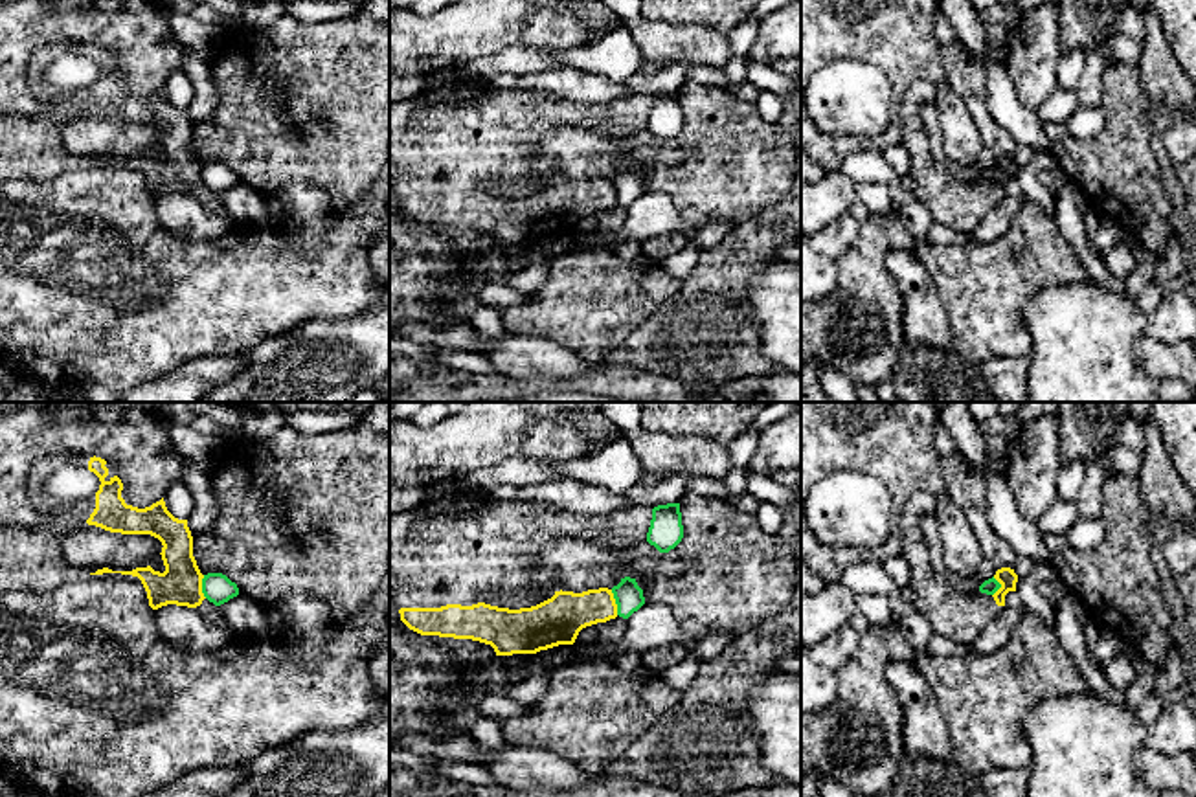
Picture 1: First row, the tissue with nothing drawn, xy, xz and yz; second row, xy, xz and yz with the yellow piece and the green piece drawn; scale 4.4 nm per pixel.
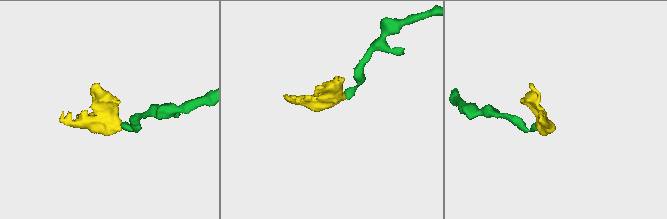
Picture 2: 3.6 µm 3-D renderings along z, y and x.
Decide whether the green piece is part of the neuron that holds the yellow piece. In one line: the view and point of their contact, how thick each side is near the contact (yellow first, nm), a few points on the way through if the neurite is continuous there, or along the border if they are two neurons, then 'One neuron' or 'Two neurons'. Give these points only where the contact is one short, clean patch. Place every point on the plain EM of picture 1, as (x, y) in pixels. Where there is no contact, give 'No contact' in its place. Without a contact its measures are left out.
Touches yellow at xz (614, 191). Thickness 200 nm (yellow) against 130 nm. Boundary: xz (610, 179), (618, 202). Two neurons

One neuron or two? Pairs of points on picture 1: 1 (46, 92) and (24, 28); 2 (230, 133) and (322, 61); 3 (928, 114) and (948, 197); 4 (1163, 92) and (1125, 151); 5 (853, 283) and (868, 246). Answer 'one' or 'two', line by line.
1: two
2: one
3: two
4: two
5: one

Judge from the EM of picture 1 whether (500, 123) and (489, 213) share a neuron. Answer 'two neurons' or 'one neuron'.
one neuron

